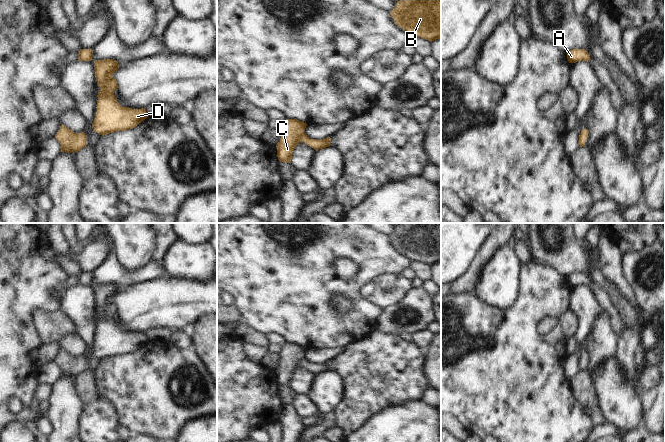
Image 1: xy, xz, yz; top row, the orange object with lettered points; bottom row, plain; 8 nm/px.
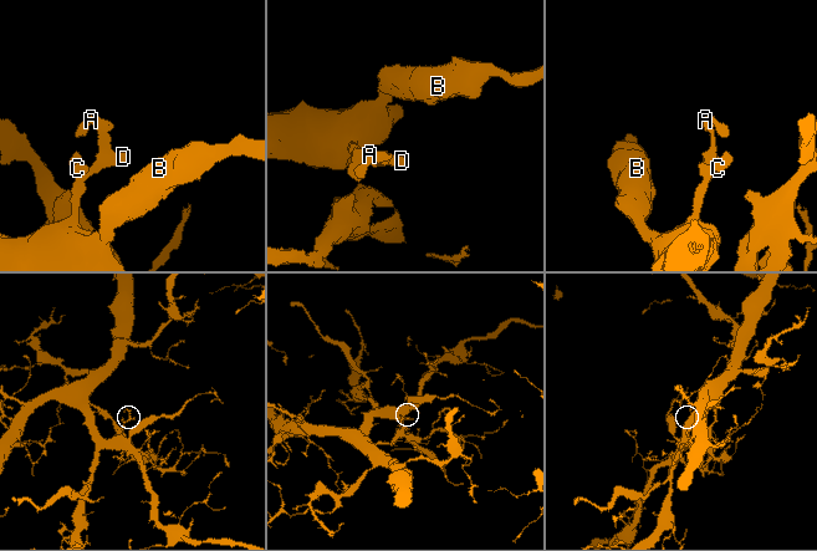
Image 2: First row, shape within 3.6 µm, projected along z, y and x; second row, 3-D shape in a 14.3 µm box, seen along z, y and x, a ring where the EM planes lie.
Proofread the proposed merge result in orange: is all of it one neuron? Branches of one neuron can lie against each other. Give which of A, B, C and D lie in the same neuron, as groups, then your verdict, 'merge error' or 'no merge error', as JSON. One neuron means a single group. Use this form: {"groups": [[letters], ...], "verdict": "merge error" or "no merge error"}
{"groups": [["A", "B", "C", "D"]], "verdict": "no merge error"}

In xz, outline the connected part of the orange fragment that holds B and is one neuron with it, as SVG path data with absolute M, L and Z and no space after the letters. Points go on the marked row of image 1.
M399 0L390 14L394 23L413 37L430 42L441 39L441 0Z

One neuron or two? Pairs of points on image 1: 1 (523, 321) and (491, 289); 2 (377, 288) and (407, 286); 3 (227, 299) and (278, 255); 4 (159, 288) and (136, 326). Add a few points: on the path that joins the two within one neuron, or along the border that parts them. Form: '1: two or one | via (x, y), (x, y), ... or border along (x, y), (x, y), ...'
1: two | border along (521, 287), (510, 307), (487, 305)
2: one | via (384, 288), (400, 286)
3: two | border along (227, 291), (233, 296), (234, 303)
4: one | via (156, 297), (138, 317)

